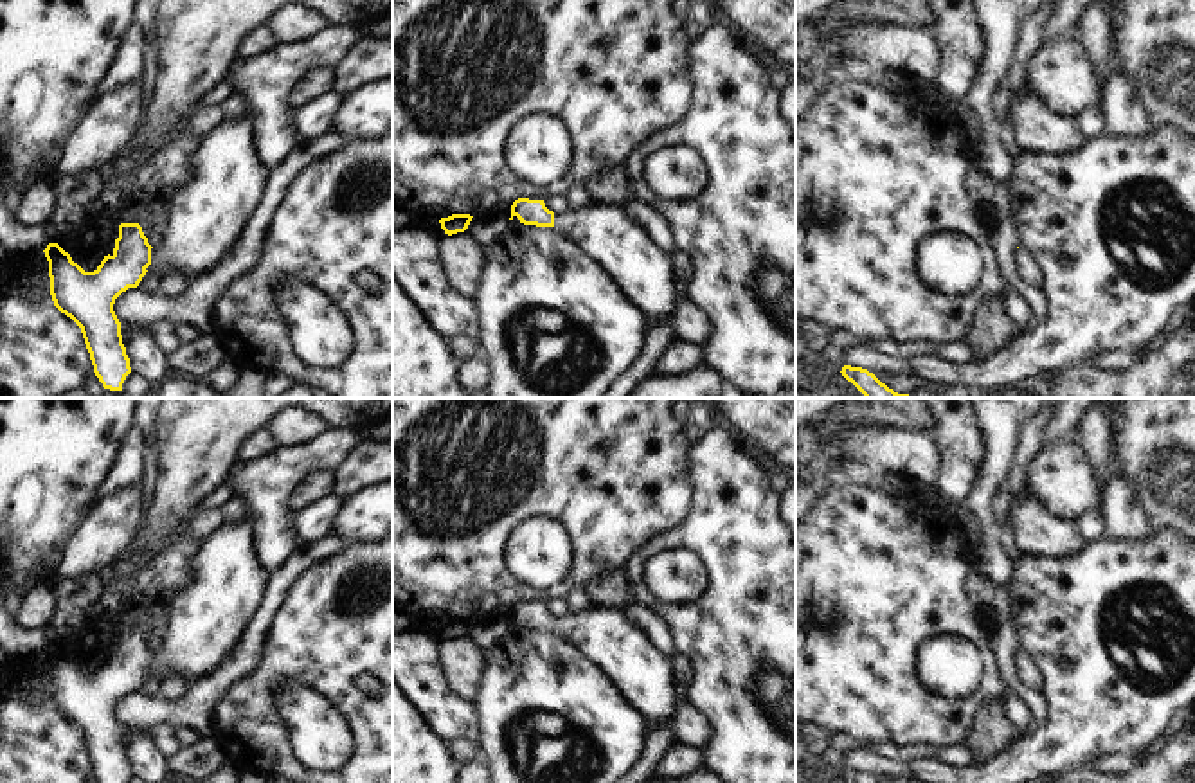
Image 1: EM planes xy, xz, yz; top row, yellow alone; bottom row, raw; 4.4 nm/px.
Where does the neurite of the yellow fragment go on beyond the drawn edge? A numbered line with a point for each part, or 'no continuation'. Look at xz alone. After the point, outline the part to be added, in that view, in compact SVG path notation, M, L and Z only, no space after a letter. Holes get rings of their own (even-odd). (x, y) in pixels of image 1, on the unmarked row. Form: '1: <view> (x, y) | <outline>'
1: xz (646, 679) | M589 605L554 616L554 632L598 662L648 727L669 720L680 700L675 666L623 608Z

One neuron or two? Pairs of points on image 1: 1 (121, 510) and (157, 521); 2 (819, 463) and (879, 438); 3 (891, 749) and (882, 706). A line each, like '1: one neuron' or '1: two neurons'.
1: two neurons
2: one neuron
3: two neurons

